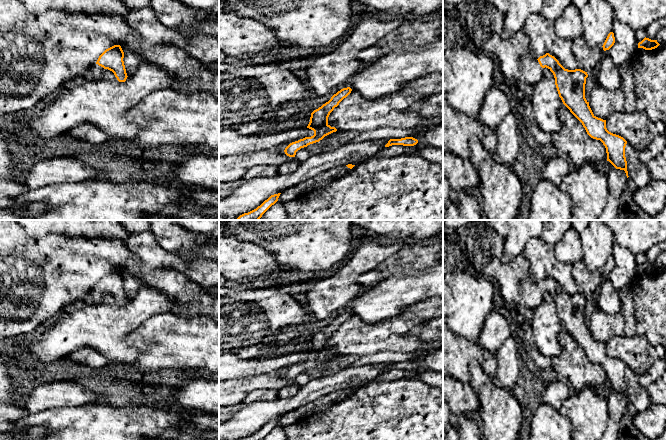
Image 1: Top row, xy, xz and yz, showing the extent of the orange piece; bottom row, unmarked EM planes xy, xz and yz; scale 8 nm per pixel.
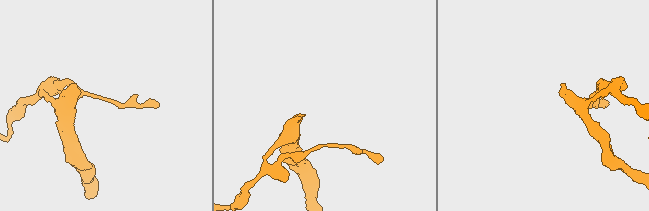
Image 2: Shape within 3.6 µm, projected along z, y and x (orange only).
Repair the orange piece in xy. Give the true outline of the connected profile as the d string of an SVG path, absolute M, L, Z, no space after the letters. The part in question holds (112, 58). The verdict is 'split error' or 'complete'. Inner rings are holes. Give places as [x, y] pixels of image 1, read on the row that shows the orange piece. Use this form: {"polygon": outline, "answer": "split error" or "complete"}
{"polygon": "M114 45L106 49L98 58L96 64L90 70L90 76L98 79L105 69L112 71L119 82L125 82L127 73L124 65L124 52L120 45Z", "answer": "split error"}

